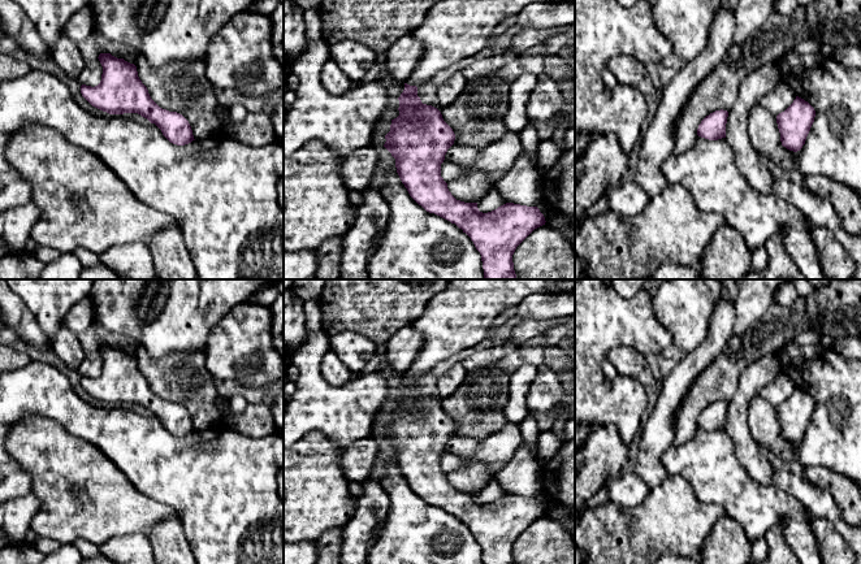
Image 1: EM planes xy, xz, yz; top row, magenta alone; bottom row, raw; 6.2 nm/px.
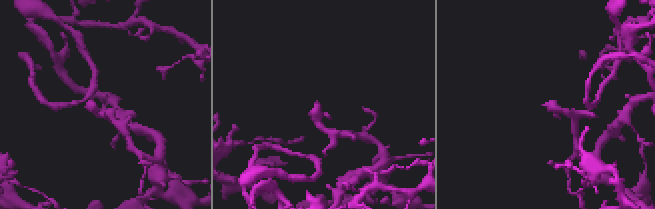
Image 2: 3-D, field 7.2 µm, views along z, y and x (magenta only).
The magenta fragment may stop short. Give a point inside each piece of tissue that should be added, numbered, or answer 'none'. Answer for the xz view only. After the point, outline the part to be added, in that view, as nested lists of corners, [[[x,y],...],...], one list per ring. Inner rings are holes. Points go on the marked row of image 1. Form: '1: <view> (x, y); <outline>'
1: xz (471, 189); [[[484,172],[447,182],[447,188],[457,200],[464,203],[479,203],[492,190],[488,174]]]

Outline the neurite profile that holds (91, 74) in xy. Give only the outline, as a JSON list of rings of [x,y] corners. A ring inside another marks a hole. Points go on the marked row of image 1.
[[[96,58],[92,62],[88,62],[85,65],[83,70],[81,71],[78,81],[82,84],[95,87],[100,83],[101,81],[101,74],[103,74],[103,66]]]

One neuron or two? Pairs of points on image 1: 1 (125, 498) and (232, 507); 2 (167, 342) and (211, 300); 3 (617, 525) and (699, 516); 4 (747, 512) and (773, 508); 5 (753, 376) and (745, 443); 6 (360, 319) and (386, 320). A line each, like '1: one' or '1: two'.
1: two
2: one
3: one
4: one
5: one
6: one

